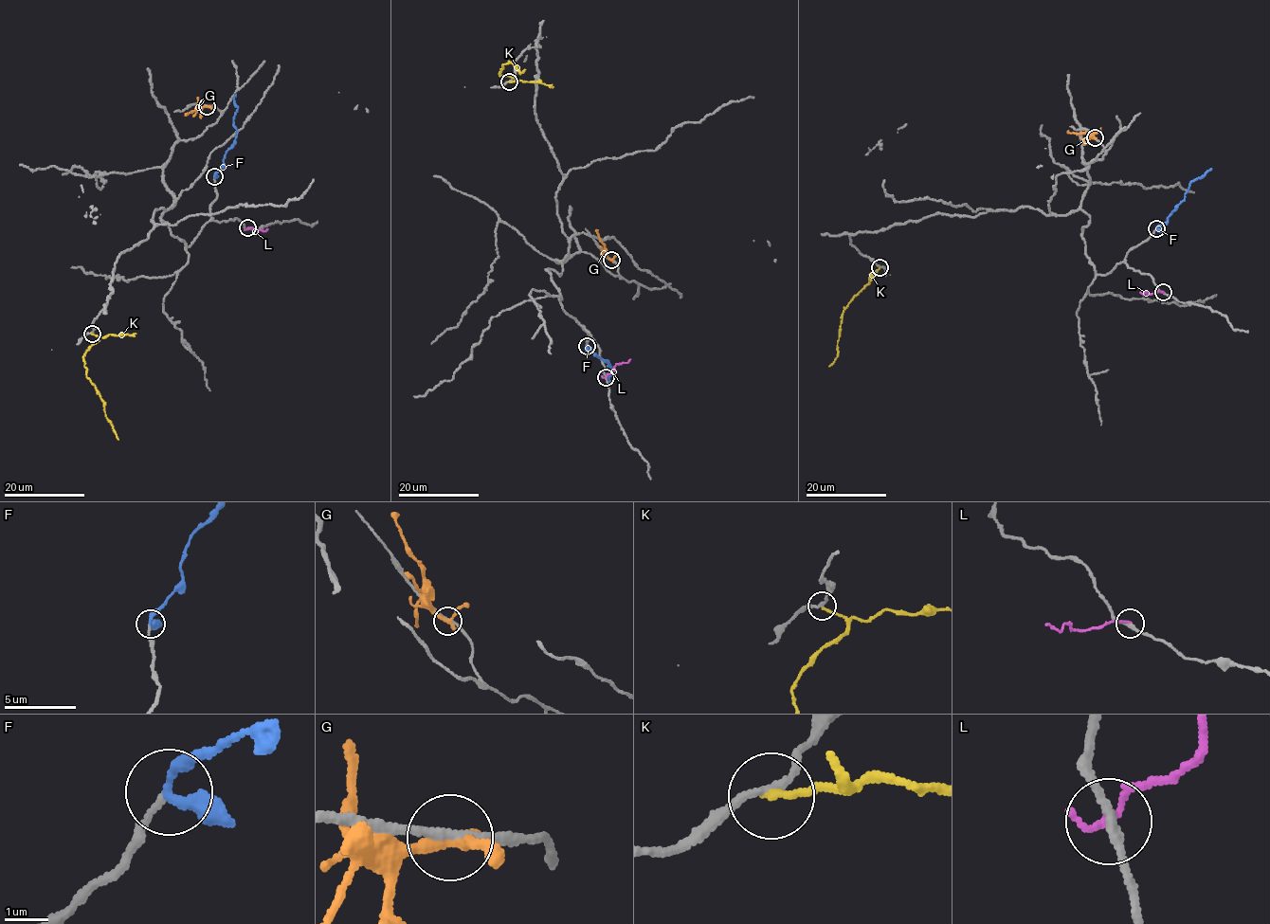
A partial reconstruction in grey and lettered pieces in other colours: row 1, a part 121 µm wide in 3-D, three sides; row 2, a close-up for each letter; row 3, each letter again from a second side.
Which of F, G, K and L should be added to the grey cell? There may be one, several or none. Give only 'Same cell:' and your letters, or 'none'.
Same cell: F

